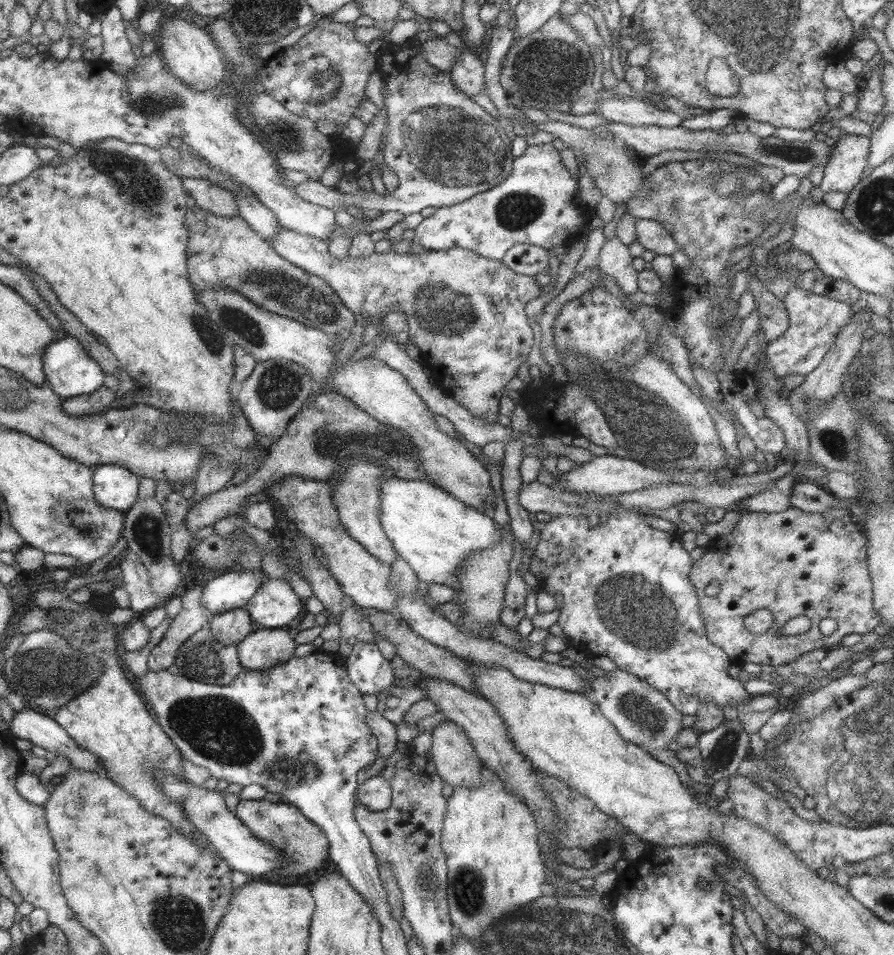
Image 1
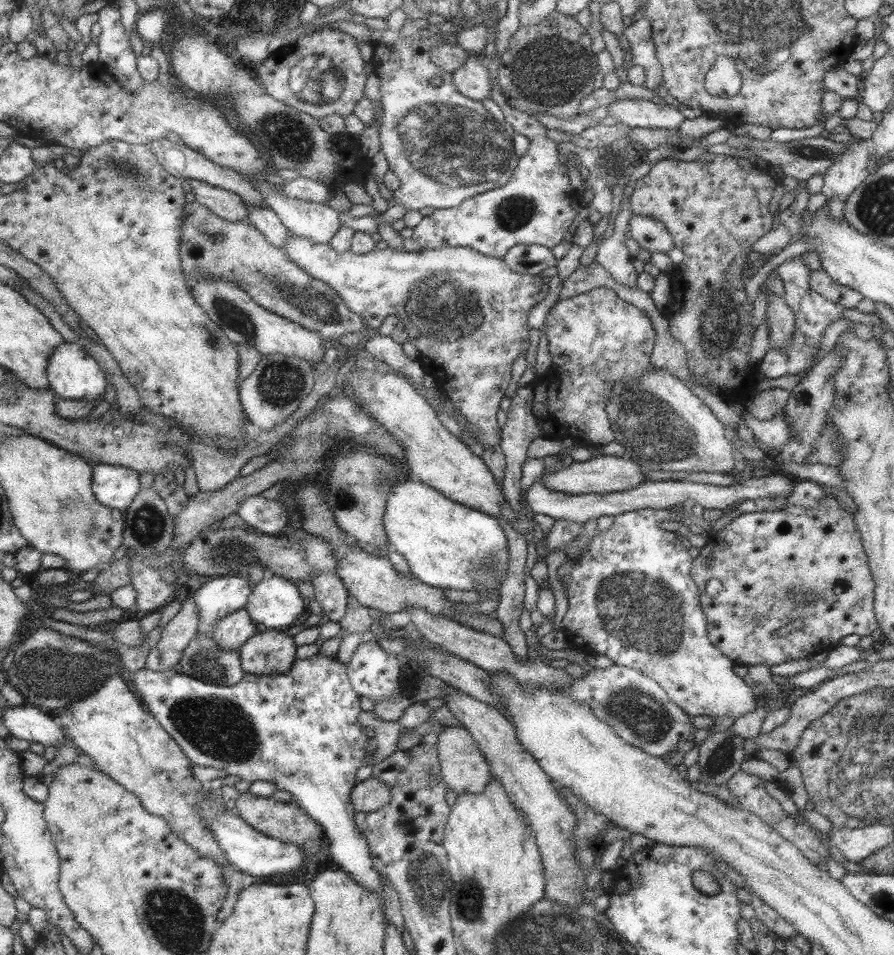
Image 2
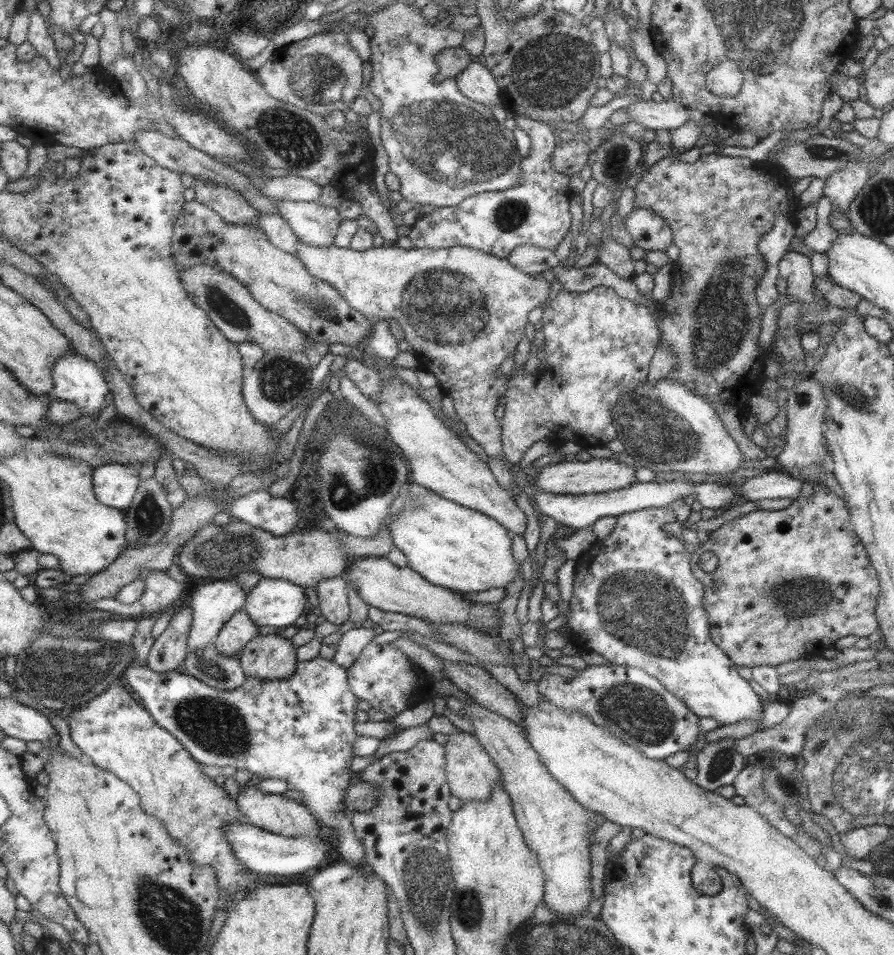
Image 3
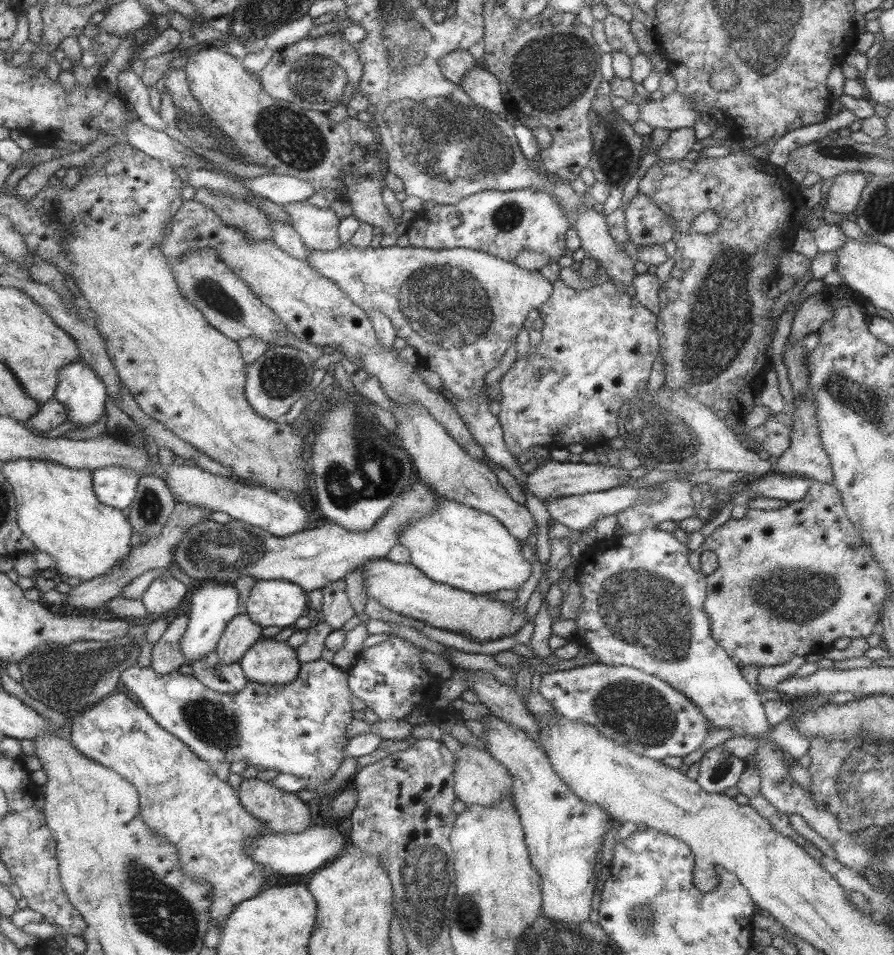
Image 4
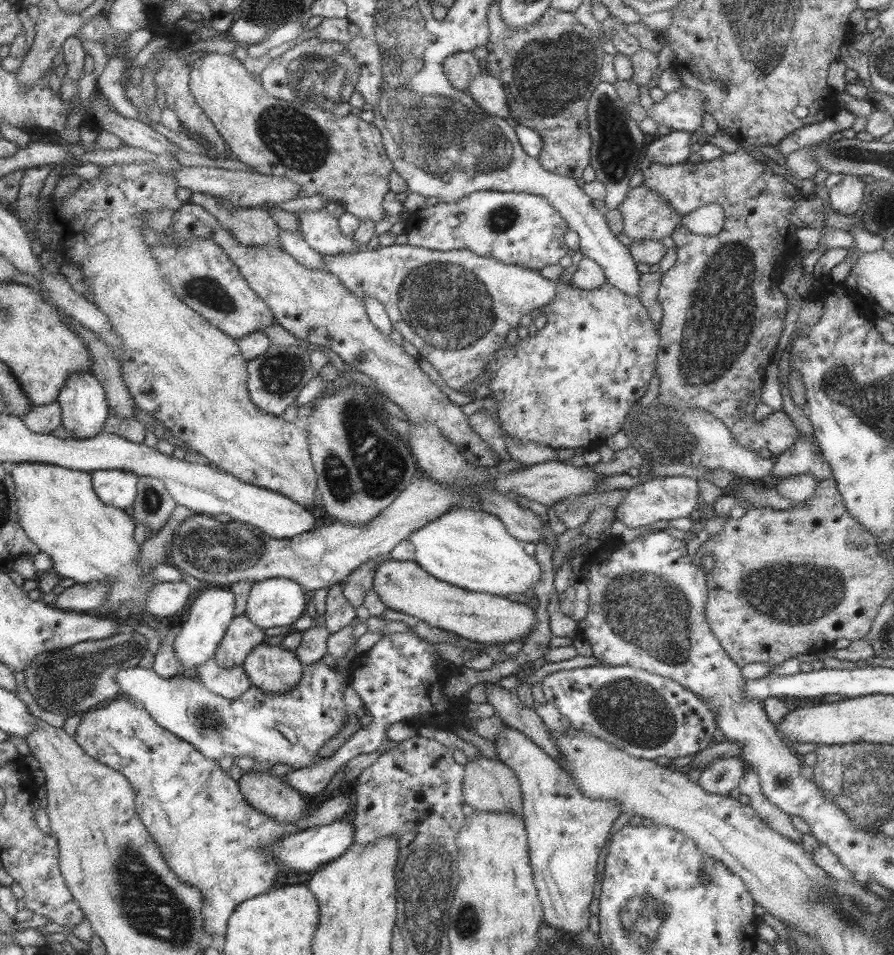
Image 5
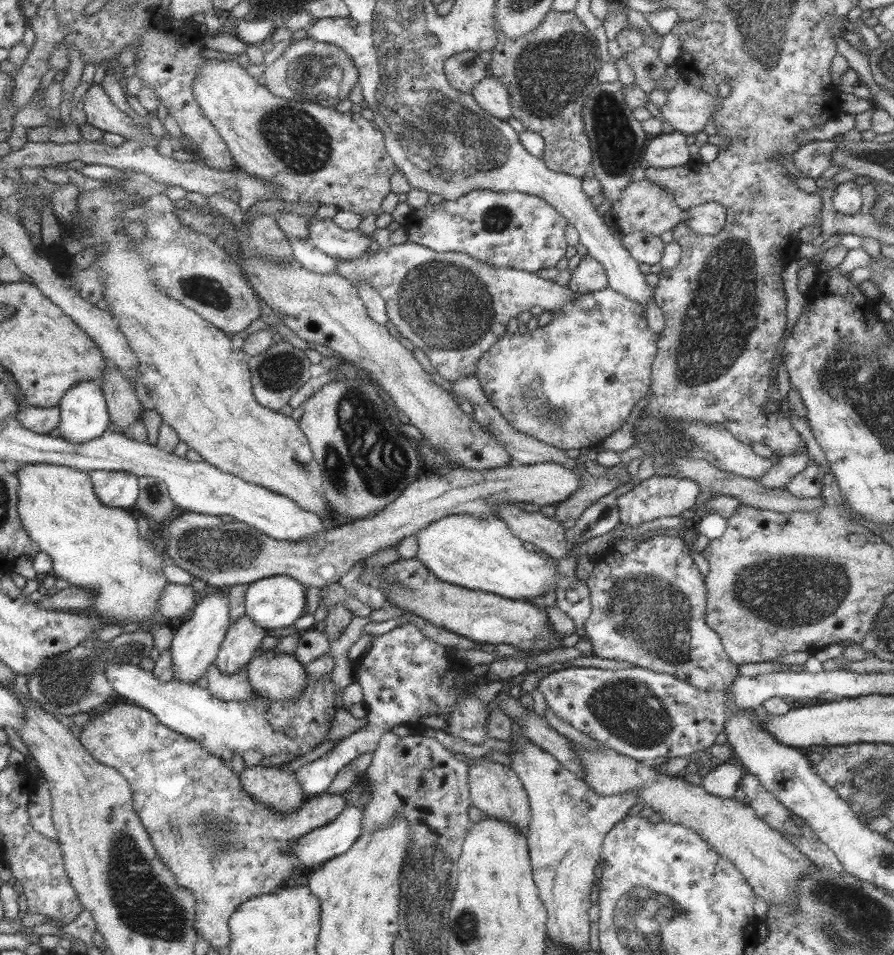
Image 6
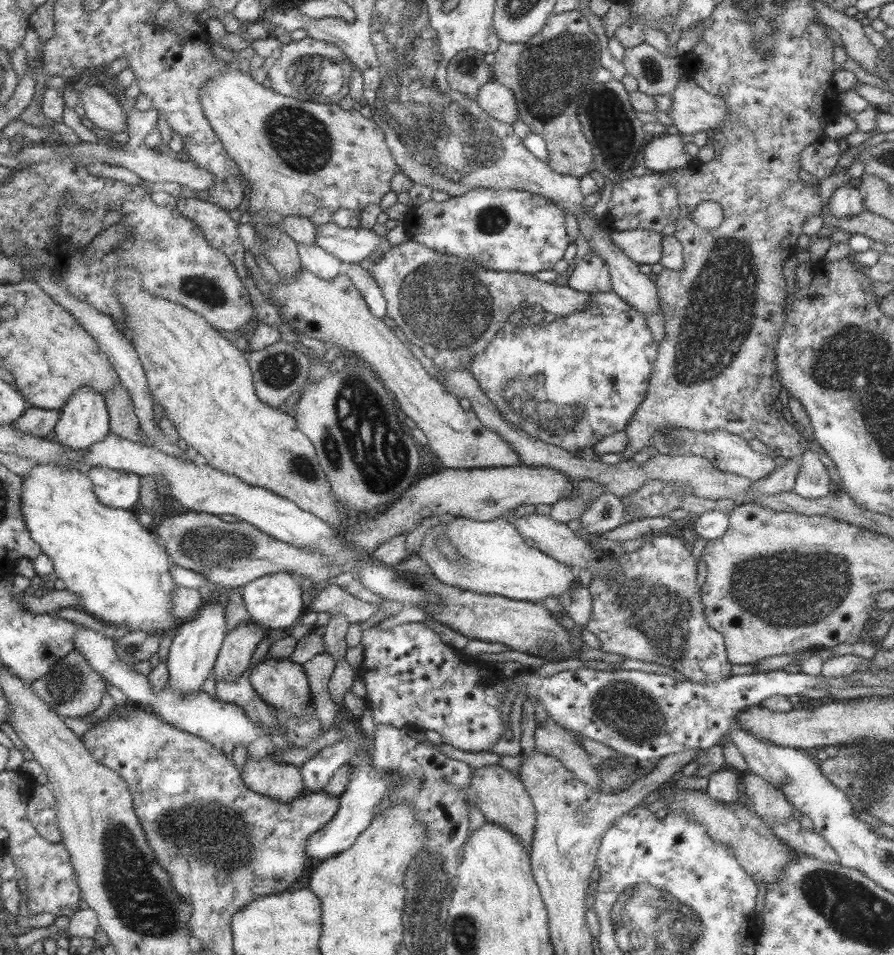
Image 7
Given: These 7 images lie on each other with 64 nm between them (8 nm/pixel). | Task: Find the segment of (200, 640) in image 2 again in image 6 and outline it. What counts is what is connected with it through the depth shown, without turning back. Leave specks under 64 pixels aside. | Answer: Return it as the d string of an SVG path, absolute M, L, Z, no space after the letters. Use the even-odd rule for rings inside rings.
M211 665L206 670L207 691L215 698L225 702L249 702L250 696L255 693L248 682L246 669L234 672L231 676L220 673L216 666Z

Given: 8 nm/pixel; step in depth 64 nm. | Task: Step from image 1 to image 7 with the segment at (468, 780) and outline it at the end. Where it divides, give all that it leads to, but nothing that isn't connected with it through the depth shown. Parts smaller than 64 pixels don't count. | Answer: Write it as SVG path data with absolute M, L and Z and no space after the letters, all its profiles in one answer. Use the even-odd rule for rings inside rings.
M499 764L474 768L470 773L470 790L474 792L474 806L479 808L485 820L506 827L511 834L519 838L529 854L536 814L532 799L516 772L505 769Z

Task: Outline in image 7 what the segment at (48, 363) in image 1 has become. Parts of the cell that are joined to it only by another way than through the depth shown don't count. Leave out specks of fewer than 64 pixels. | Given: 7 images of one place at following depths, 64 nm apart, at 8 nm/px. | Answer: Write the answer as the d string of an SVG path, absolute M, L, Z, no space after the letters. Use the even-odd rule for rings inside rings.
M83 387L71 396L67 406L61 411L61 418L54 431L56 442L65 446L66 454L63 459L55 462L55 466L63 467L65 470L79 470L83 458L91 452L91 446L97 442L103 442L111 434L110 411L106 404L106 397L95 391L93 387Z

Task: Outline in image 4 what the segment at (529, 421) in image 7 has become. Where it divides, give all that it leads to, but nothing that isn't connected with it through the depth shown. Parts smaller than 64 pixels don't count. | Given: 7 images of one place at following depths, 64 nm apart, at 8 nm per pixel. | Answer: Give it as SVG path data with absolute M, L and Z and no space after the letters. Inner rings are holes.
M559 279L553 282L553 292L550 294L549 300L541 305L538 310L538 316L542 320L542 329L540 331L541 340L537 349L529 345L527 355L522 359L515 359L513 365L501 376L499 386L501 391L501 398L499 399L499 423L503 428L503 440L506 442L507 450L515 457L531 447L548 446L549 448L566 448L570 444L579 444L585 450L598 449L603 445L609 444L611 439L619 435L618 420L619 411L623 408L628 400L643 393L648 383L648 376L650 373L651 363L658 355L658 331L657 331L657 316L654 312L647 310L642 303L632 296L627 296L621 289L611 282L597 284L591 286L587 290L576 290L565 286Z

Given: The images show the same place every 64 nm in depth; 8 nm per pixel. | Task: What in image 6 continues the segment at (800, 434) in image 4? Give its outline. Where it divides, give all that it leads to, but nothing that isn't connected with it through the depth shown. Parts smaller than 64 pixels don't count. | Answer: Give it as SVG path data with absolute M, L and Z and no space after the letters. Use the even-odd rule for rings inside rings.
M801 450L793 456L779 457L774 467L758 479L761 488L785 489L785 484L809 465L809 458L806 450Z

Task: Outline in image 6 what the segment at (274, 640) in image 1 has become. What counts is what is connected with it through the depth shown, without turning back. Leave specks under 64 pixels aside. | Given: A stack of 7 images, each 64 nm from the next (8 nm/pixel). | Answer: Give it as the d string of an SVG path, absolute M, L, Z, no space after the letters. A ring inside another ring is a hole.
M275 649L259 651L245 669L251 689L268 701L292 701L306 686L301 664Z

